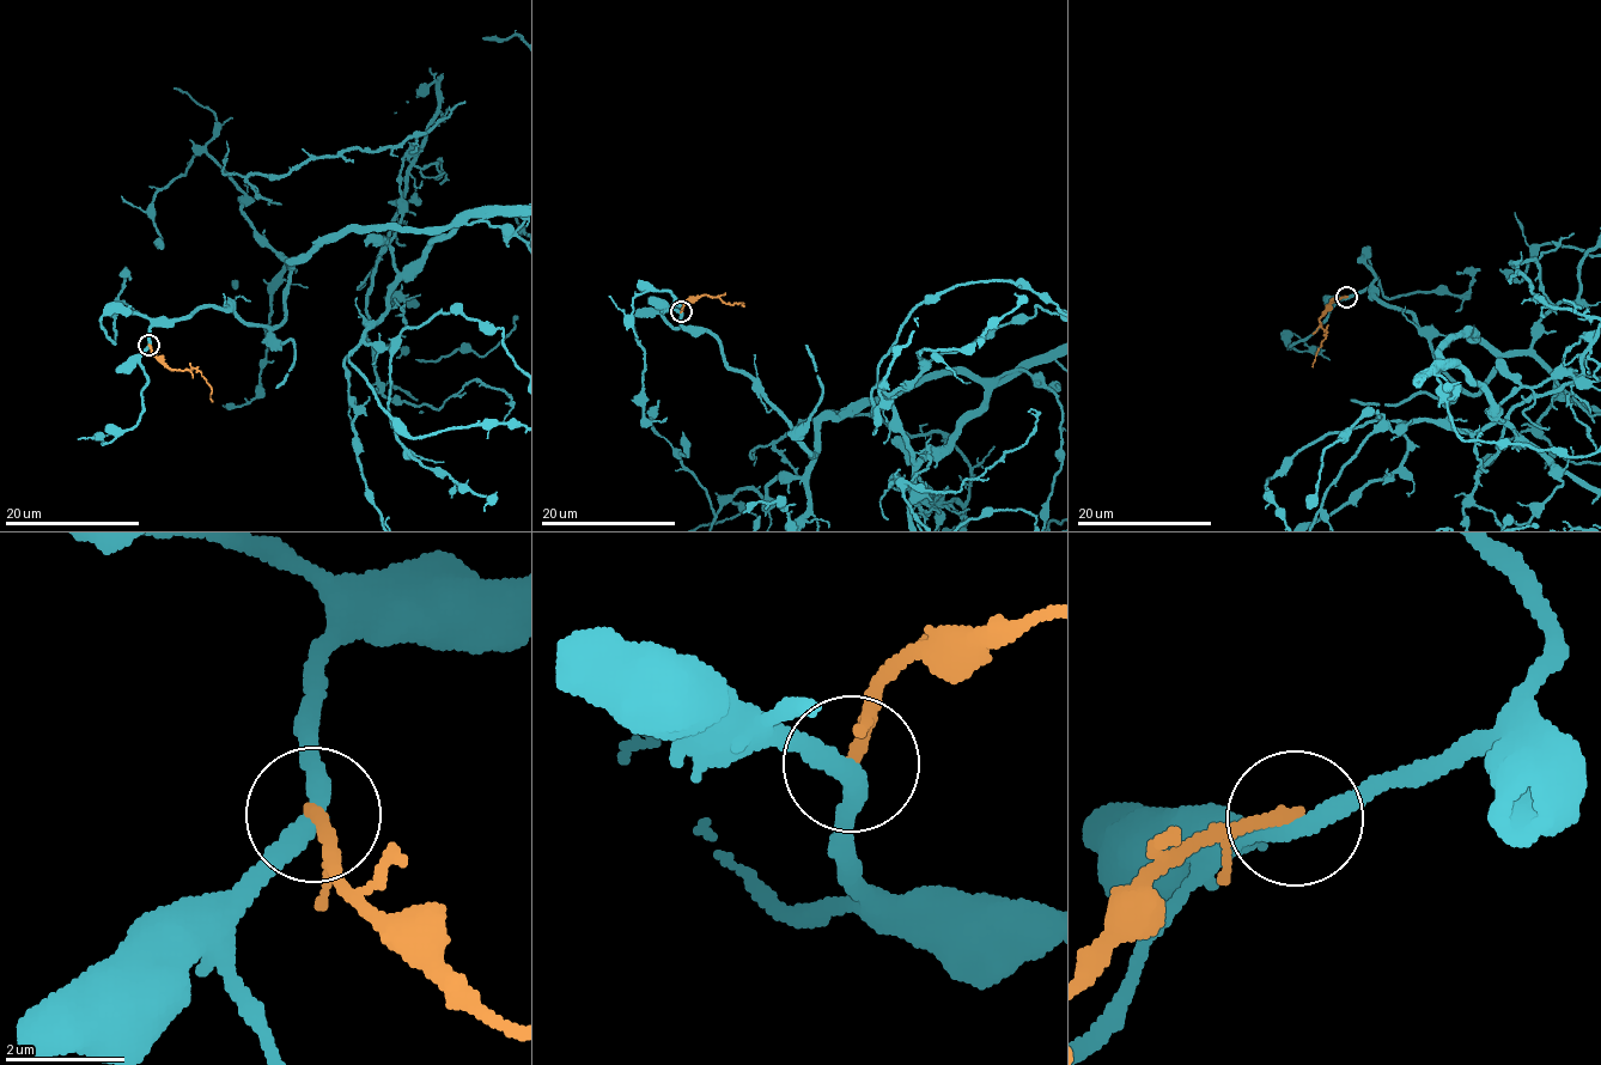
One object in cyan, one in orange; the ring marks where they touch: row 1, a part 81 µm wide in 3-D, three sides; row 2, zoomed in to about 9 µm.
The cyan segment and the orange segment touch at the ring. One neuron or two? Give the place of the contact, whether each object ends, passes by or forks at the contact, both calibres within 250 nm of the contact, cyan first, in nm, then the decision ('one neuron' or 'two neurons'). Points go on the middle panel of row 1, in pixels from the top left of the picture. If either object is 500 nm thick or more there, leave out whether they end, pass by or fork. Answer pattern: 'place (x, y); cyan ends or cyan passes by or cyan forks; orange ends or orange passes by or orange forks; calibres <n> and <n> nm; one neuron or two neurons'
place (681, 311); cyan passes by; orange ends; calibres 340 and 220 nm; two neurons

